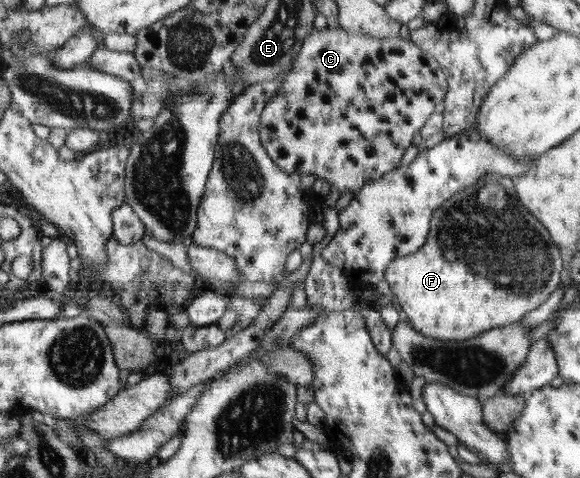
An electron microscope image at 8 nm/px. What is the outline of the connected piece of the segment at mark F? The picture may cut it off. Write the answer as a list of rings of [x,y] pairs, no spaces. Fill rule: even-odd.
[[[489,172],[436,210],[427,243],[414,254],[392,261],[385,273],[403,309],[402,316],[408,318],[417,331],[433,339],[467,341],[490,329],[517,322],[529,311],[541,307],[561,283],[563,259],[547,227],[521,205],[515,180]]]

